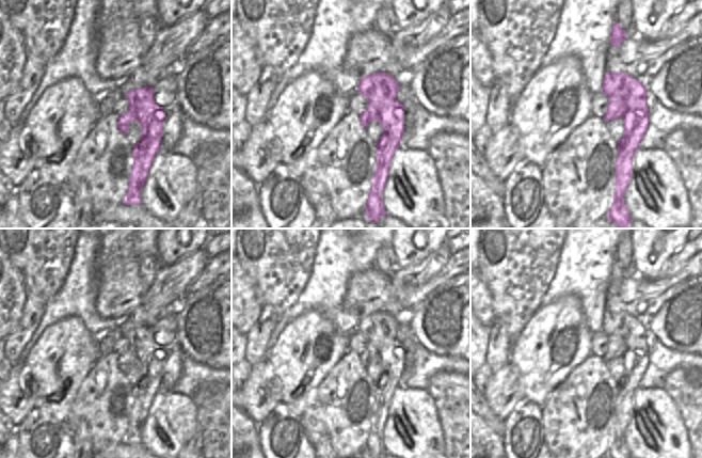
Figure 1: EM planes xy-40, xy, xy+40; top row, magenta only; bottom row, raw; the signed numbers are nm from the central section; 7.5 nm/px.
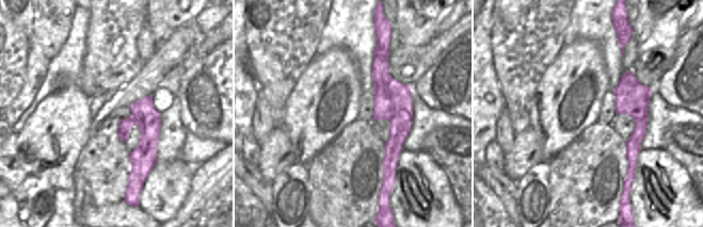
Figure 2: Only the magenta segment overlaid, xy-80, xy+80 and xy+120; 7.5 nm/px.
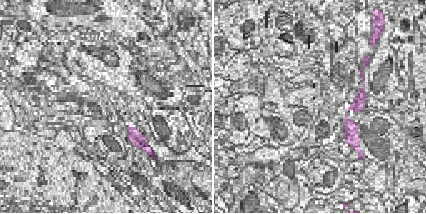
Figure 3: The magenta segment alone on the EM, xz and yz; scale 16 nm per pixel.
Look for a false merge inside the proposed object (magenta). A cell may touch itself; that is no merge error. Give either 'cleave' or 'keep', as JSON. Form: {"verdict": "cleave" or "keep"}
{"verdict": "cleave"}

